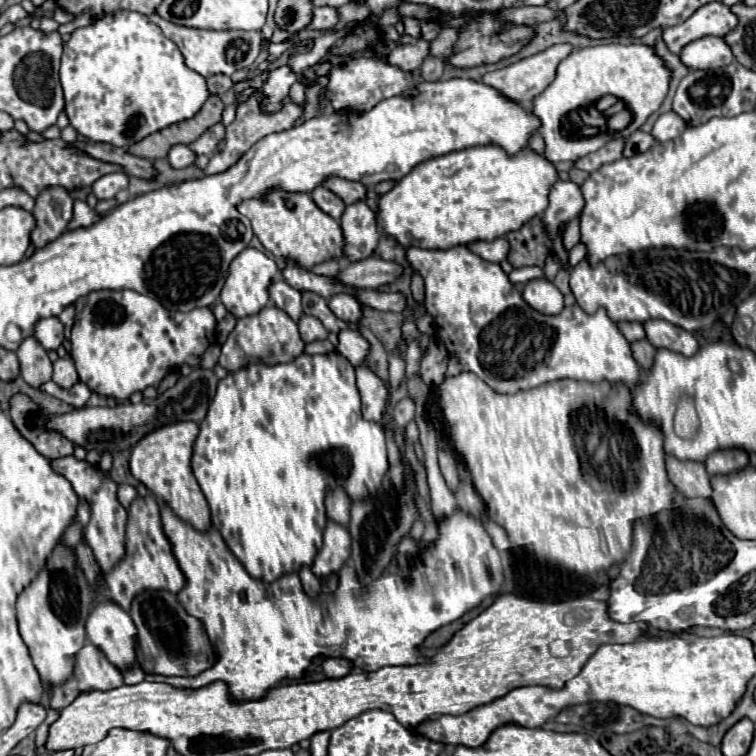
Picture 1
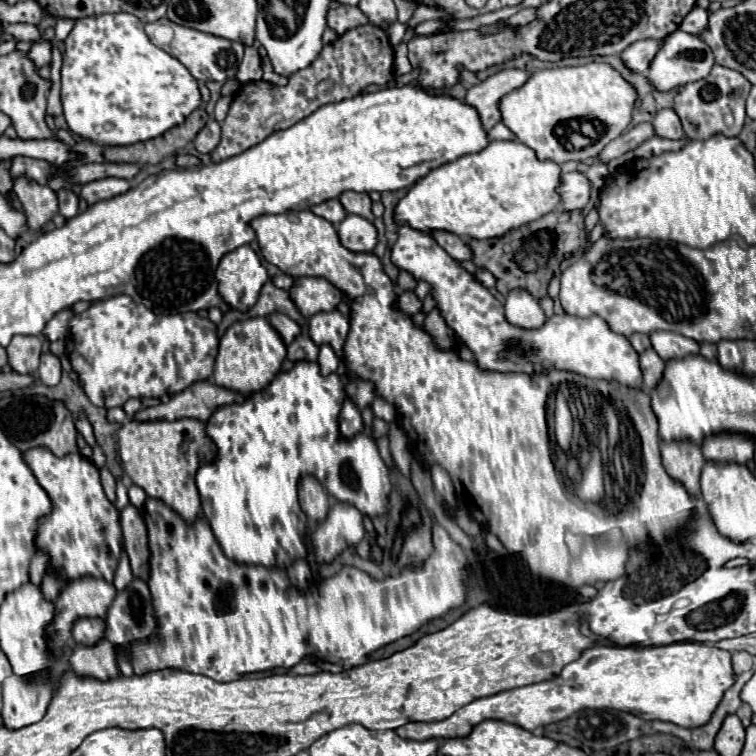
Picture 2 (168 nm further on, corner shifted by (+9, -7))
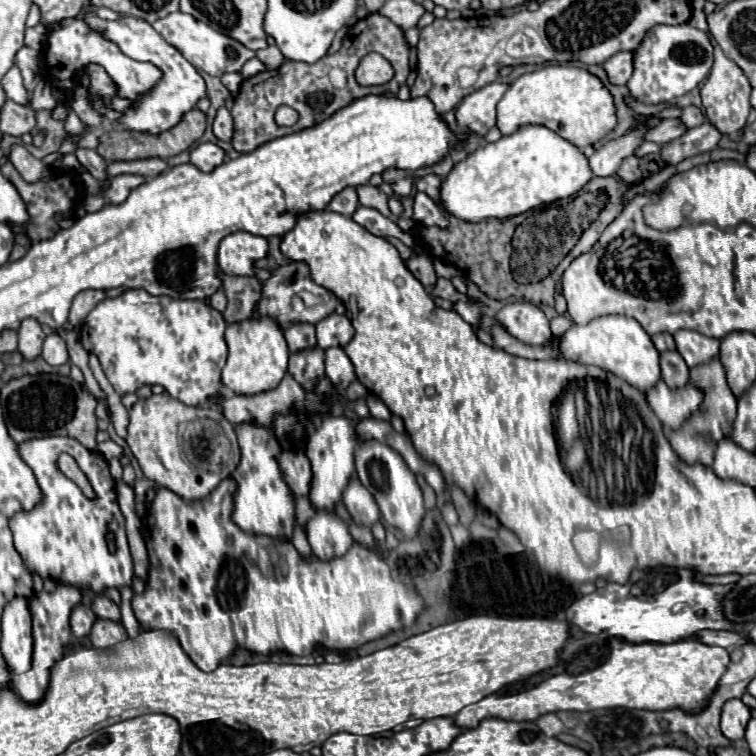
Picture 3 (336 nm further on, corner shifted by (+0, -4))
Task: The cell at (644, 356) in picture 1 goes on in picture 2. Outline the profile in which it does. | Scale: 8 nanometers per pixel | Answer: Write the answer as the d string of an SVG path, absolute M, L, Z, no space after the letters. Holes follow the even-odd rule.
M647 348L645 352L639 354L639 364L641 364L641 372L643 372L643 386L647 390L655 388L663 376L665 362L657 356L657 352L653 348Z

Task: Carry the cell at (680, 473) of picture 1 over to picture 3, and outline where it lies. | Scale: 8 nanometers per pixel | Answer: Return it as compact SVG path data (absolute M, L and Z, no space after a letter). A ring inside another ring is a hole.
M714 357L706 365L694 367L690 371L690 377L706 377L706 381L698 381L698 387L704 389L704 401L702 401L700 409L696 413L692 413L690 419L686 419L682 423L680 429L676 429L676 431L670 433L668 439L670 439L672 449L678 453L678 457L682 461L686 461L688 465L692 465L692 463L712 465L712 457L714 457L716 443L724 437L724 431L732 429L734 413L736 413L736 397L732 395L728 383L726 383L724 367L722 367L722 363L720 363L718 357Z

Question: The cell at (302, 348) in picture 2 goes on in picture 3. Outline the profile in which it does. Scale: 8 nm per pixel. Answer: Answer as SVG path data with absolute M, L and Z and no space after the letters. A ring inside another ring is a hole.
M314 347L292 353L288 373L302 385L302 389L306 389L306 385L310 385L310 381L314 381L318 373L324 373L324 351Z

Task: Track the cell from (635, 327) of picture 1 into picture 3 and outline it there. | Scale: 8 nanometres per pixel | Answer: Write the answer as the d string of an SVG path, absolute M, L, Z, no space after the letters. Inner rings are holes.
M658 333L652 337L654 345L658 351L674 351L676 345L674 345L674 337L670 333Z

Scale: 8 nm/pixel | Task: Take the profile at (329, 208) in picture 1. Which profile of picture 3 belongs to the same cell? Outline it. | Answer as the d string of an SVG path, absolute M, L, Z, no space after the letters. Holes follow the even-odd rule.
M346 187L346 189L342 189L342 193L338 193L332 201L330 201L330 205L326 207L328 211L336 211L336 213L342 213L342 215L346 215L346 217L350 217L356 209L358 209L358 195L356 195L356 189L350 189L350 187Z

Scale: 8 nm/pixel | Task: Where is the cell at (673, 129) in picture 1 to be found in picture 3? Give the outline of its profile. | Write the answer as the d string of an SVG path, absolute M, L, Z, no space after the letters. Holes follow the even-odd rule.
M690 105L690 107L684 107L684 109L682 109L682 117L680 117L680 119L682 119L688 127L698 127L698 125L704 123L704 113L702 113L702 109Z

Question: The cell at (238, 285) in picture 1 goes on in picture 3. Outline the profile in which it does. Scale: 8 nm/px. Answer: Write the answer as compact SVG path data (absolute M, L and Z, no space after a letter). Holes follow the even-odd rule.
M236 231L226 235L218 247L218 267L226 275L252 275L254 261L266 257L268 241L264 237Z

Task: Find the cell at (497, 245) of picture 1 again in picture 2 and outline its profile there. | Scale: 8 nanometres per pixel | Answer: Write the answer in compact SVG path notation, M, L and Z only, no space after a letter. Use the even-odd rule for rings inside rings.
M433 232L433 238L437 240L437 244L455 260L463 262L463 260L471 260L473 252L469 252L469 244L465 240L461 240L455 234L449 232Z

